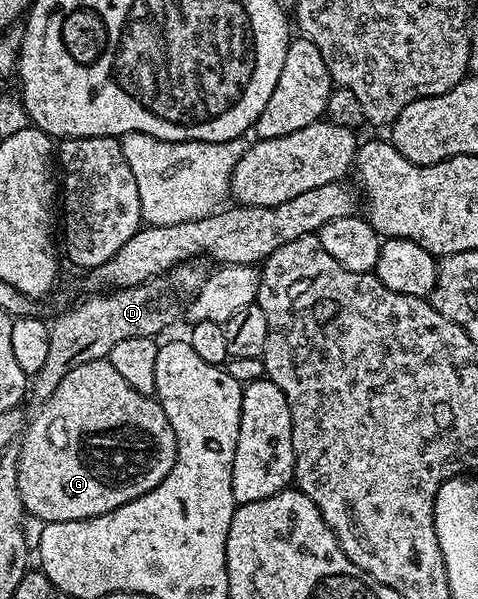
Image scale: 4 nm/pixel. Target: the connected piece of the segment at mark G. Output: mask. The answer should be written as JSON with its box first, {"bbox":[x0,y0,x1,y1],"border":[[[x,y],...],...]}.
{"bbox":[18,358,176,523],"border":[[[107,358],[86,361],[86,365],[78,365],[78,369],[70,369],[70,373],[66,373],[66,377],[62,377],[58,389],[54,389],[54,393],[45,403],[39,404],[38,410],[40,412],[37,413],[36,420],[33,423],[31,420],[27,424],[18,443],[20,449],[18,493],[22,493],[22,505],[25,512],[28,515],[44,519],[45,523],[65,523],[66,521],[78,521],[79,519],[98,517],[102,513],[110,513],[146,493],[150,493],[150,489],[158,486],[166,477],[166,473],[170,473],[170,469],[174,469],[176,438],[160,400],[150,395],[138,393],[138,389],[130,389],[130,385],[126,385],[126,380],[120,376],[118,369],[114,369],[114,365],[108,363]]]}

